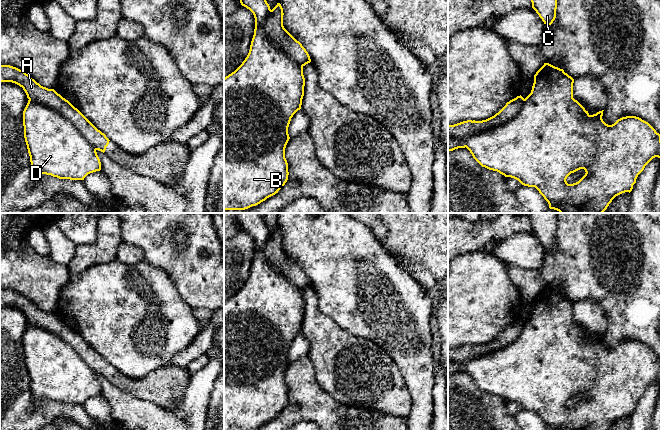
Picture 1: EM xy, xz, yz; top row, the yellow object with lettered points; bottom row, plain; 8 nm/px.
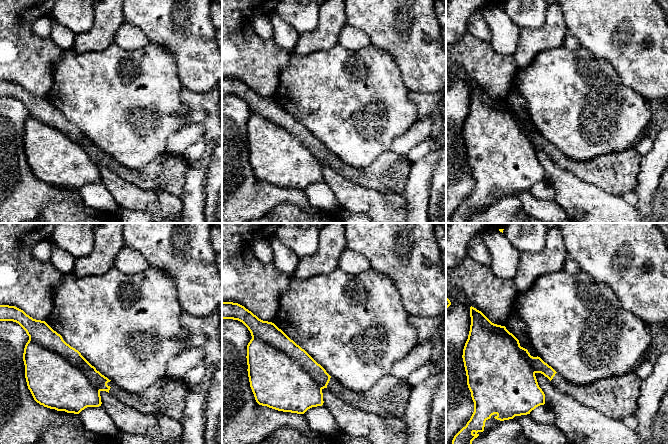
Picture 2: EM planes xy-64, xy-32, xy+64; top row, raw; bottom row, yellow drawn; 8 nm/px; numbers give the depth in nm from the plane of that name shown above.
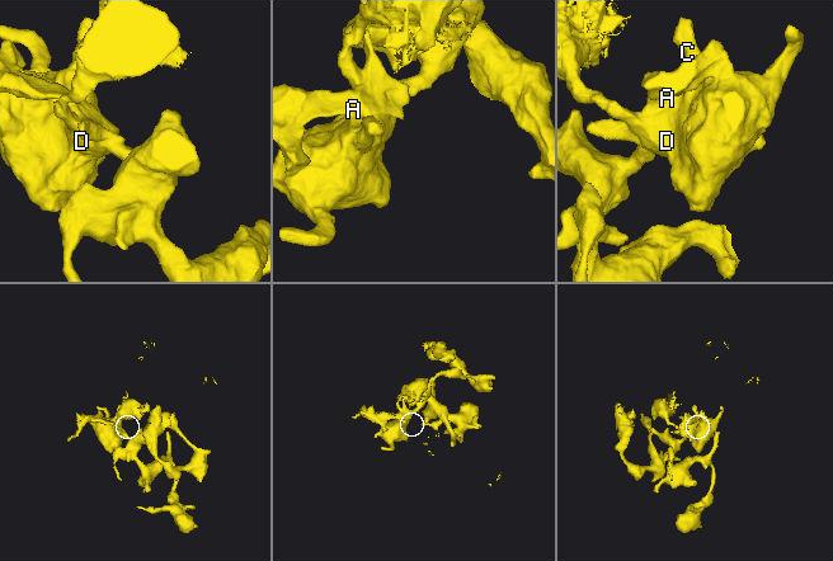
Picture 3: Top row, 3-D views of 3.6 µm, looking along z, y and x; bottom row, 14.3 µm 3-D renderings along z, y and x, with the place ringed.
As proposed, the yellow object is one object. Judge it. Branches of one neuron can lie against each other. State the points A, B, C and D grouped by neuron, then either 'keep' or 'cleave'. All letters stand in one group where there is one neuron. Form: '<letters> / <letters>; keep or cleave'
A / B C D; cleave

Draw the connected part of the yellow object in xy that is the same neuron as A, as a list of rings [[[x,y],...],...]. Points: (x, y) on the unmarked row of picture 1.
[[[0,289],[0,306],[12,306],[22,311],[29,324],[45,329],[61,338],[78,353],[96,374],[105,376],[110,365],[106,359],[54,313],[41,310],[24,295],[10,289]]]

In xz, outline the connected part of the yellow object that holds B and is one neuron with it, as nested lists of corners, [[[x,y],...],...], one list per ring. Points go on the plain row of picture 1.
[[[237,213],[237,219],[241,229],[253,237],[255,253],[247,281],[234,296],[224,302],[224,430],[256,430],[278,417],[288,404],[288,387],[285,382],[285,372],[290,363],[288,351],[293,339],[301,333],[305,302],[303,299],[303,290],[296,287],[283,274],[279,273],[266,259],[264,247],[270,239],[271,233],[264,222],[262,213]]]

